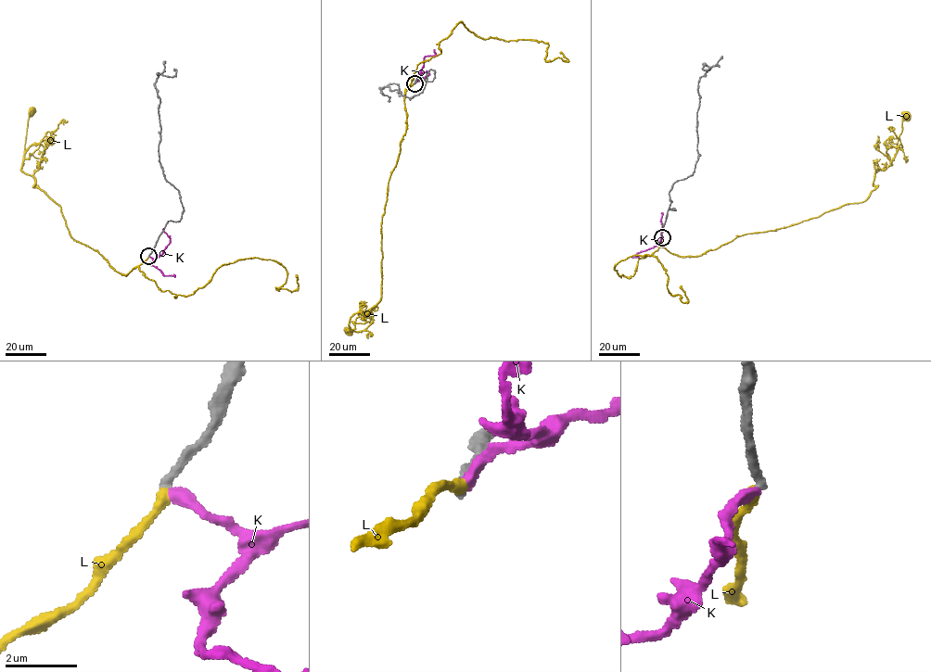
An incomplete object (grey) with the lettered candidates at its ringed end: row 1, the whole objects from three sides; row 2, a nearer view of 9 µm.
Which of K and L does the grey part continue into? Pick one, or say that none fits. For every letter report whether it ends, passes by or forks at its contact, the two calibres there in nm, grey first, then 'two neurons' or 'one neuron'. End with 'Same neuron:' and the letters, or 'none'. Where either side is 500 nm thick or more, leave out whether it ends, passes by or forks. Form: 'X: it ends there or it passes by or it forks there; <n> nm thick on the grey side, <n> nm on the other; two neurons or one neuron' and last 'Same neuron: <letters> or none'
K: it ends there; 240 nm thick on the grey side, 280 nm on the other; two neurons
L: it ends there; 240 nm thick on the grey side, 300 nm on the other; one neuron
Same neuron: L

